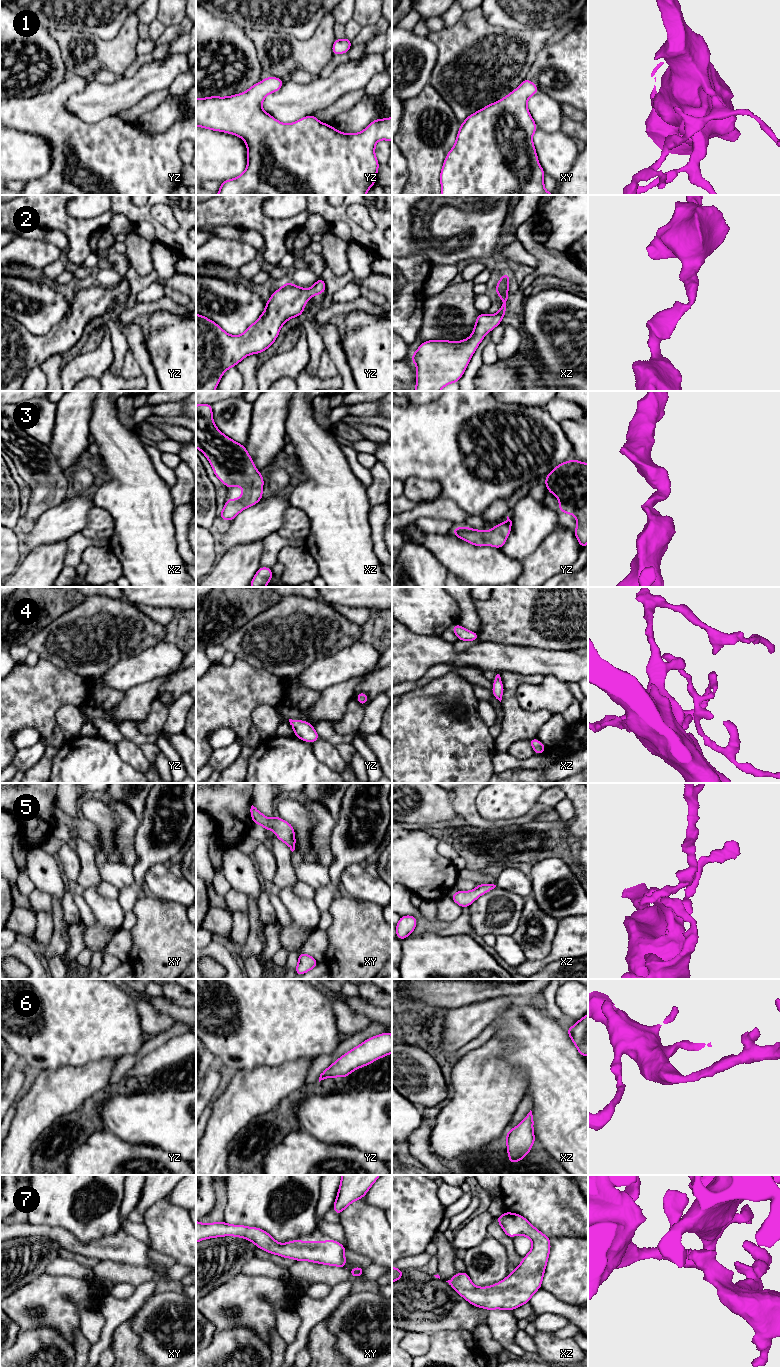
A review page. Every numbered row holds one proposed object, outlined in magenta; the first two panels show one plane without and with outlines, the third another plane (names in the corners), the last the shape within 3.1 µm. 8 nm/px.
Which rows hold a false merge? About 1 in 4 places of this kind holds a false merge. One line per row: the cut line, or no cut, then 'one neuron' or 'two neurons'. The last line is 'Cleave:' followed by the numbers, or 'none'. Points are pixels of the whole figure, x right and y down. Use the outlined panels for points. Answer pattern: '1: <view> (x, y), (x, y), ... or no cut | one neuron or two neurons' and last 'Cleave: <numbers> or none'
1: no cut | one neuron
2: no cut | one neuron
3: no cut | one neuron
4: no cut | one neuron
5: no cut | one neuron
6: no cut | one neuron
7: no cut | one neuron
Cleave: none

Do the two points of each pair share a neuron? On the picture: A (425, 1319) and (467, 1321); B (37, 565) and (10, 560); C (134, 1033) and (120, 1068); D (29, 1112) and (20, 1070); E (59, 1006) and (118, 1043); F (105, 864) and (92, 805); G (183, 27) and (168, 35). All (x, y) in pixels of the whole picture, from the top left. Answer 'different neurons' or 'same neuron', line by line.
A: same neuron
B: different neurons
C: different neurons
D: different neurons
E: same neuron
F: same neuron
G: same neuron

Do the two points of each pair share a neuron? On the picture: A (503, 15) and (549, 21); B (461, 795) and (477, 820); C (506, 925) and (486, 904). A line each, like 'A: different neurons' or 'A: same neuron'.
A: same neuron
B: same neuron
C: same neuron

